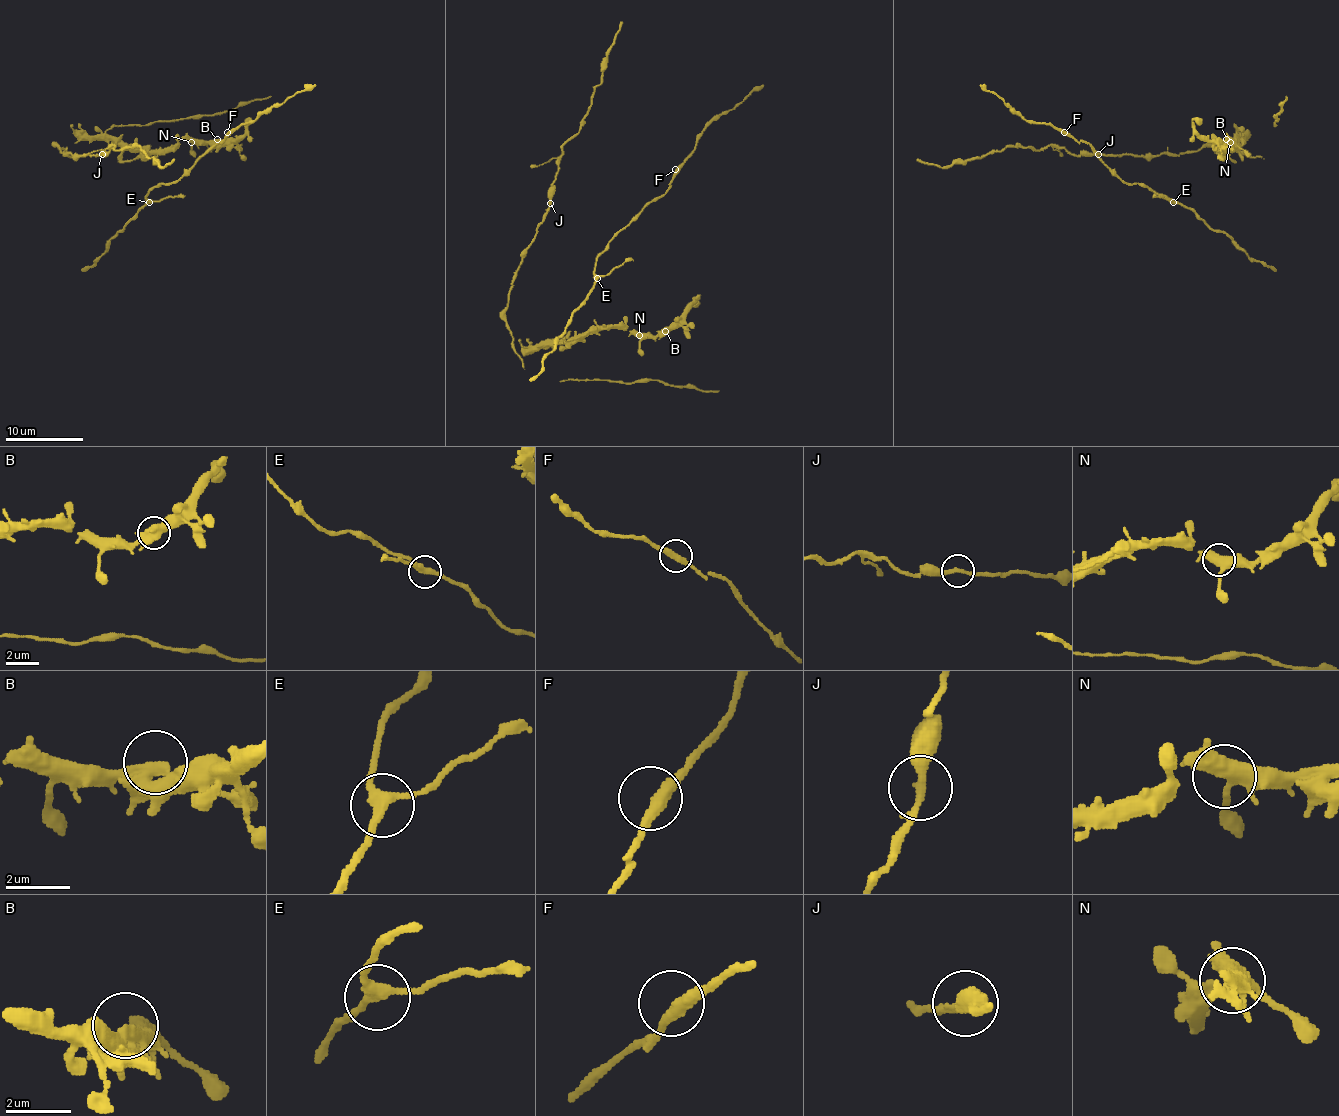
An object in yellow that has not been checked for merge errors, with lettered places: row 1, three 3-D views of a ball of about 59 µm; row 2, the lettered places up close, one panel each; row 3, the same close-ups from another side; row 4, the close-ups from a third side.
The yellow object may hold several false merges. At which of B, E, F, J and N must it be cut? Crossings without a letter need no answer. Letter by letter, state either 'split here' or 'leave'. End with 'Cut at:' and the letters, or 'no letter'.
B: leave
E: leave
F: leave
J: leave
N: leave
Cut at: no letter

